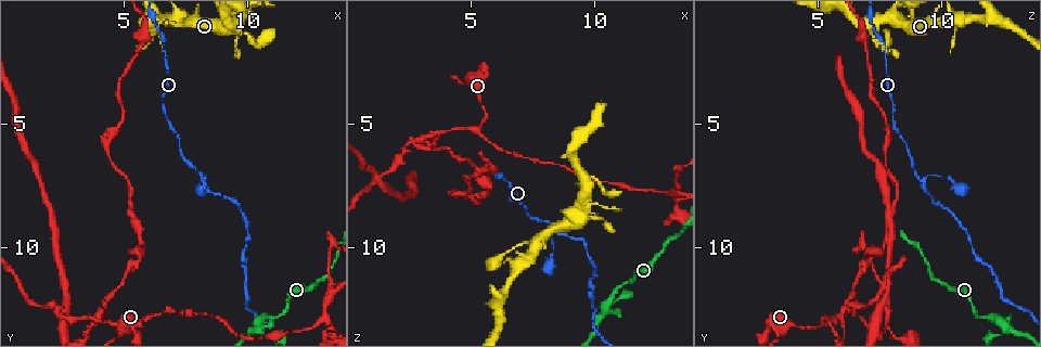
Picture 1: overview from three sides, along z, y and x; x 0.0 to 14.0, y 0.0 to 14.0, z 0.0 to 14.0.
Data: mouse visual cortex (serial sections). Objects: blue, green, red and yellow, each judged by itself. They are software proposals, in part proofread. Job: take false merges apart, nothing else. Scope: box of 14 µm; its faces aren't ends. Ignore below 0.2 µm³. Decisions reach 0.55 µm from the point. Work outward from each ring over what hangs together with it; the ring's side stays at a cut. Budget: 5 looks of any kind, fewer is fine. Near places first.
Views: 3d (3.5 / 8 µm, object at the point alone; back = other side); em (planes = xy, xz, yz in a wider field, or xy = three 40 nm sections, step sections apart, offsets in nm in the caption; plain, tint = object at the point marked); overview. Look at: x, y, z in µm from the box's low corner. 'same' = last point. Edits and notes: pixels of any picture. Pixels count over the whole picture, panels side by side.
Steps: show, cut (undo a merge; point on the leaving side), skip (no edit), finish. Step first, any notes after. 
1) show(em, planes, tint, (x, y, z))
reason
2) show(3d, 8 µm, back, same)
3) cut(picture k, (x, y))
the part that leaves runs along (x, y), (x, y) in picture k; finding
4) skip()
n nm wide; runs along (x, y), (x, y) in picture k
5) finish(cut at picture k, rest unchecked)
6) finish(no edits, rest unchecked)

show(3d, 3.5 µm, (5.5, 13.3, 4.4))
thick turns thin

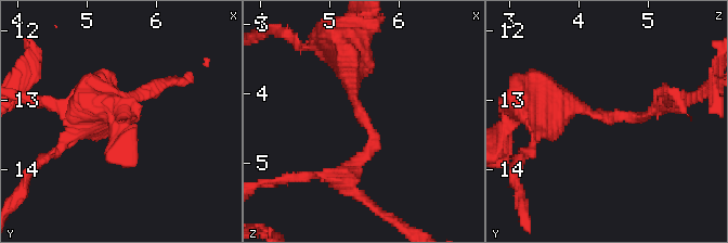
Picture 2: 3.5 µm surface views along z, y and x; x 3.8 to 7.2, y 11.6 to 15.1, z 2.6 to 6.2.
show(em, planes, tint, (5.45, 13.25, 4.40))
need the tissue

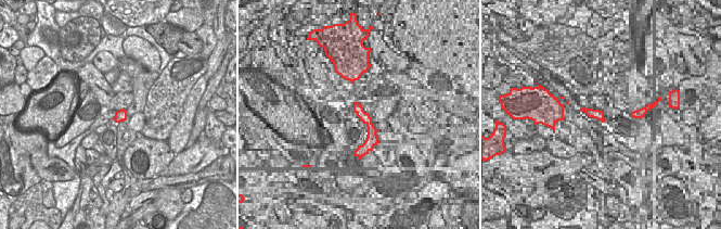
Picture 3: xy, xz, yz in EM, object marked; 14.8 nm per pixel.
skip()
170 nm wide; runs along (541, 99), (597, 116), (647, 116), (660, 102) in picture 2; continuous, no second cell

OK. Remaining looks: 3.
show(3d, 3.5 µm, (3.8, 12.9, 5.4))
abrupt turn

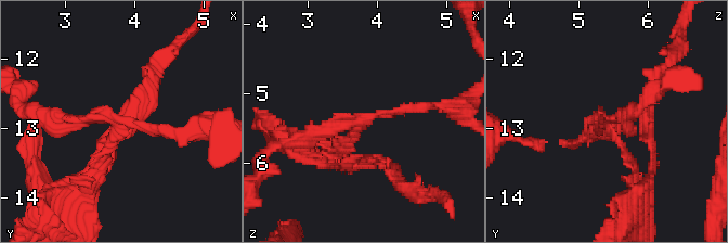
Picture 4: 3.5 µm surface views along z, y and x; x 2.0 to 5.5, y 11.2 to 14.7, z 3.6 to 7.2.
show(em, planes, tint, (3.85, 12.90, 5.40))
3 arms; arms of 100, 150, 150 nm

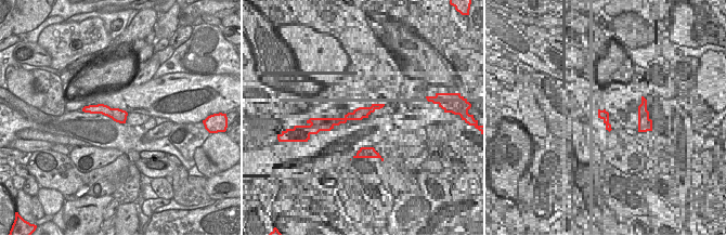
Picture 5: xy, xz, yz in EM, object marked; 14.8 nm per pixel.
cut(picture 4, (345, 157))
a second cell is stuck on

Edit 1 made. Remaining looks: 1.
finish(cut at picture 4, rest unchecked)

